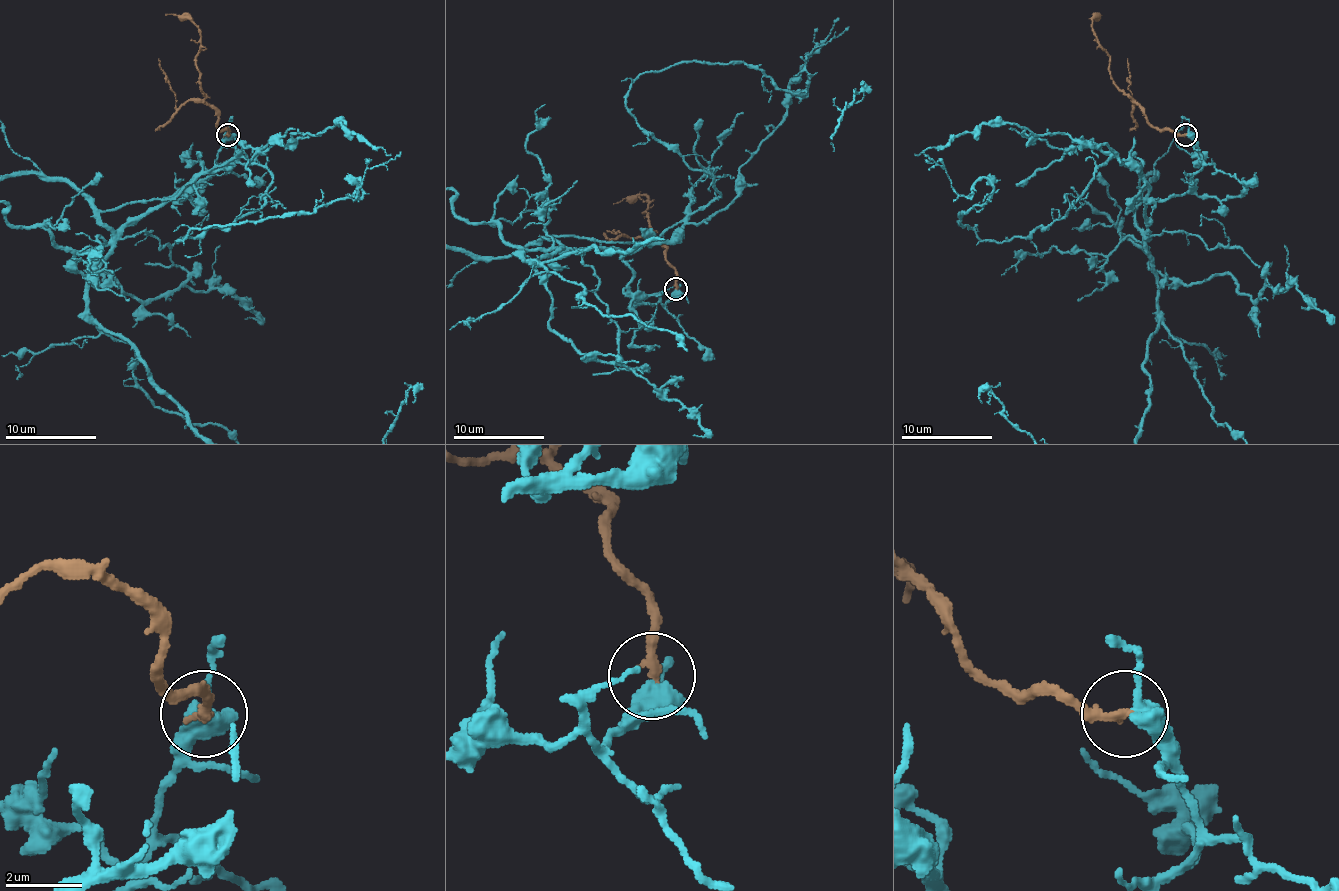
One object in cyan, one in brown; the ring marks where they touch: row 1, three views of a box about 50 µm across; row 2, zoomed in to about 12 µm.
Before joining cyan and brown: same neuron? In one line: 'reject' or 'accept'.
reject

